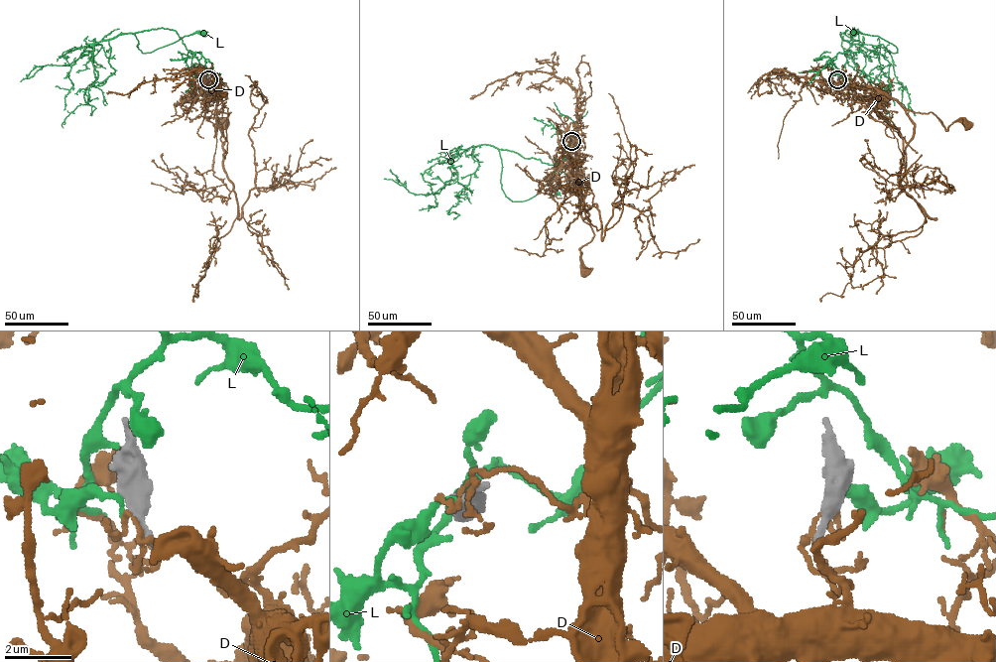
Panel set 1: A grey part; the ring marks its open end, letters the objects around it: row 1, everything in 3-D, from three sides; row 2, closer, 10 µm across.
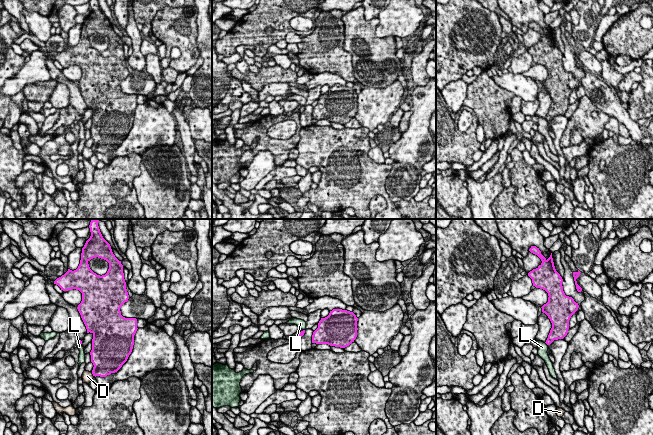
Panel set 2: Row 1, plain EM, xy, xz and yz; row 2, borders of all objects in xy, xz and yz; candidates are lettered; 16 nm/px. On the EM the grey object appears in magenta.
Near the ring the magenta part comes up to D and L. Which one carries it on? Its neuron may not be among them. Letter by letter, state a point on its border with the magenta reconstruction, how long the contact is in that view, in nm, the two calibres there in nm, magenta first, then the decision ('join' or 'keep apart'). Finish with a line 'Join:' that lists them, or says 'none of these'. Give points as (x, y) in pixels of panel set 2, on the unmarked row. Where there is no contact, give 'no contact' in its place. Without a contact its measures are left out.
D: contact xy (92, 149); length 90 nm; calibres 360 and 170 nm; keep apart
L: contact yz (546, 119); length 70 nm; calibres 220 and 160 nm; keep apart
Join: none of these

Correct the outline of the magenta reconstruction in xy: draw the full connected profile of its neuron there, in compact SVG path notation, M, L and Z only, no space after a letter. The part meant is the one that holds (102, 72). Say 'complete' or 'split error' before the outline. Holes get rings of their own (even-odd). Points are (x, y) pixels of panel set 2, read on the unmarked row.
complete; M98 0L89 1L91 12L82 24L81 36L78 44L68 47L57 54L54 60L61 66L79 66L82 69L82 77L77 85L86 102L87 109L93 110L91 138L94 143L93 152L106 153L117 148L127 137L134 121L134 111L137 107L137 95L125 94L121 91L121 82L128 77L129 71L124 55L123 41L112 28L110 20L103 14ZM95 34L101 34L109 39L109 45L105 51L94 49L88 38Z

